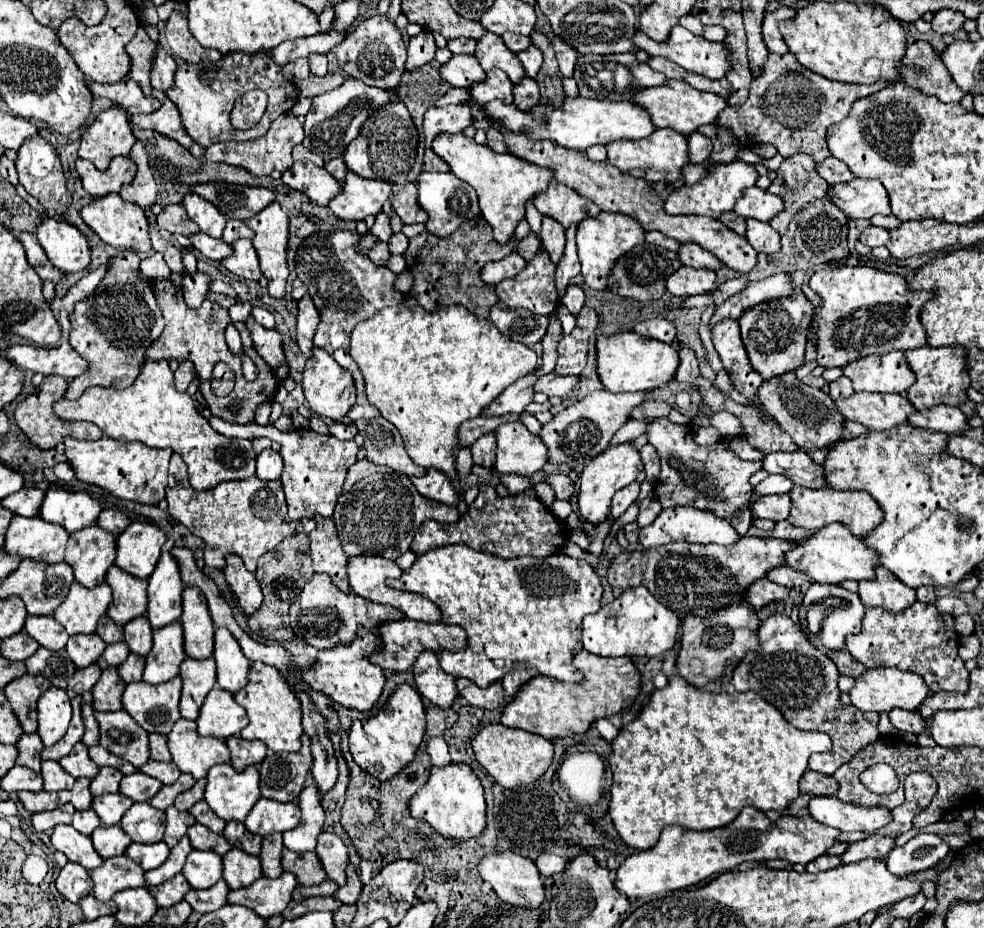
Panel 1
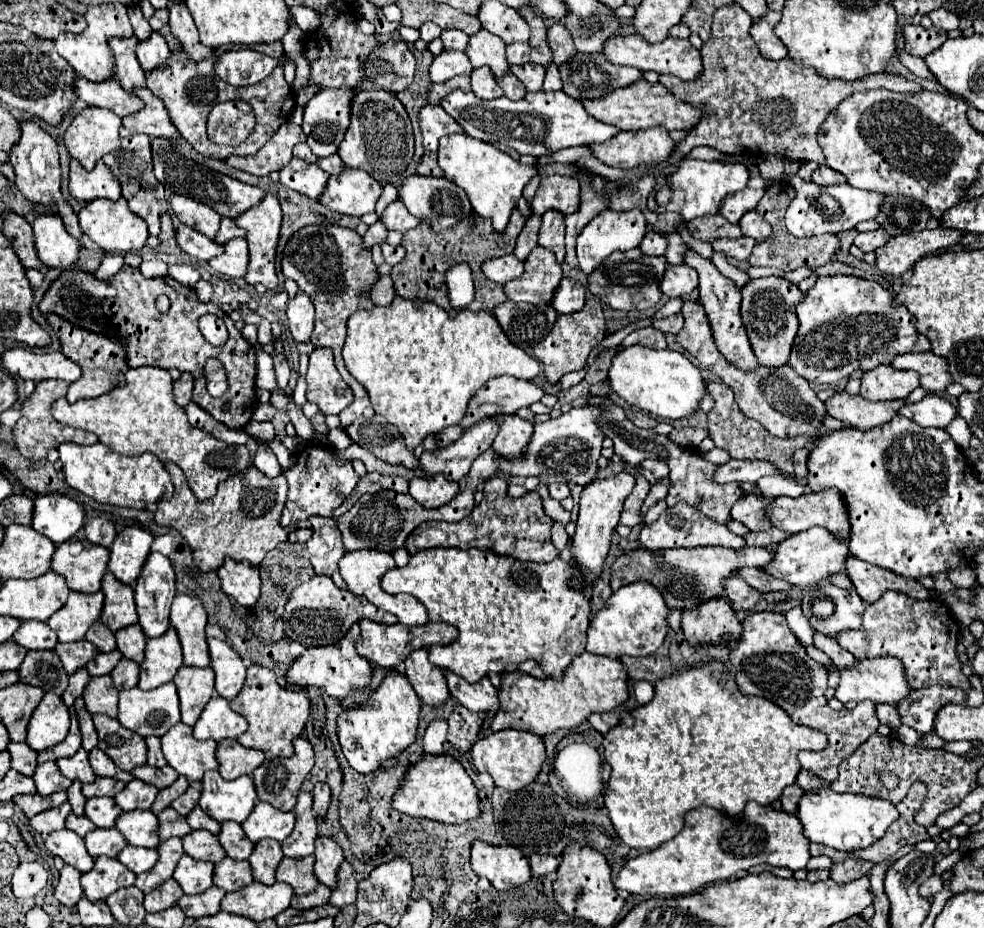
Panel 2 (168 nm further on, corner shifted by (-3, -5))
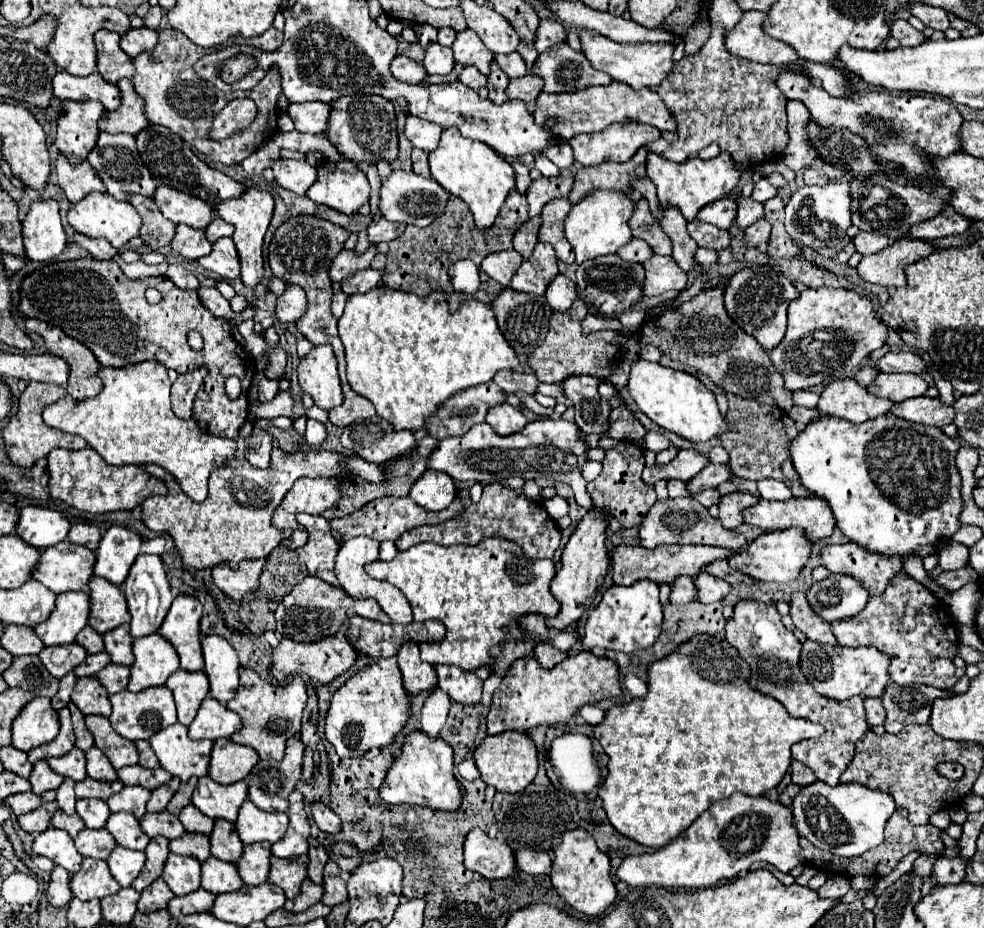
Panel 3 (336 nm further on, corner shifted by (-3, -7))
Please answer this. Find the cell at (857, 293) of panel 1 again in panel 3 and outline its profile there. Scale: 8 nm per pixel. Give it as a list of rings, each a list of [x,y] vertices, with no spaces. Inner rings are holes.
[[[821,286],[801,292],[801,296],[789,304],[787,318],[789,318],[789,326],[785,340],[773,352],[767,354],[773,360],[775,368],[783,374],[789,390],[801,390],[801,388],[807,390],[817,384],[829,384],[833,380],[845,378],[849,372],[857,370],[873,350],[881,348],[887,342],[887,332],[889,332],[889,326],[875,314],[871,298],[845,288]]]

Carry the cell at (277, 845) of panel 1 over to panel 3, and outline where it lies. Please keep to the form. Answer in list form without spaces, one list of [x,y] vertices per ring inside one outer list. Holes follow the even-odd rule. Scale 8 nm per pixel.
[[[251,844],[245,846],[241,860],[237,860],[239,874],[245,884],[259,886],[267,882],[271,868],[271,844]]]

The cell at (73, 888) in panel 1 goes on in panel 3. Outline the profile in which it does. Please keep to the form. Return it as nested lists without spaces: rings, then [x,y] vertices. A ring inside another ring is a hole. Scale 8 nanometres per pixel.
[[[55,866],[55,870],[51,872],[51,880],[49,880],[49,888],[47,888],[47,900],[49,904],[53,904],[55,908],[63,908],[69,904],[69,900],[73,898],[71,892],[71,874],[61,868]]]

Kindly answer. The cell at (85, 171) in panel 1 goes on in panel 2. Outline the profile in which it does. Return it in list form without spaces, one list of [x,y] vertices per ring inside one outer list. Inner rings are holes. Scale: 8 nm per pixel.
[[[71,160],[69,192],[73,198],[81,202],[91,202],[95,198],[107,198],[107,200],[121,198],[121,186],[103,162],[97,162],[95,170],[89,172],[77,160]]]

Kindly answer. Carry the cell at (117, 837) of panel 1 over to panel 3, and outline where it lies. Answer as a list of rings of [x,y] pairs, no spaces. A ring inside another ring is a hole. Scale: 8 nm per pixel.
[[[83,828],[79,832],[79,836],[75,838],[75,846],[77,846],[81,856],[91,856],[91,858],[107,860],[109,854],[117,848],[117,842],[111,836],[111,832],[105,830],[105,828],[103,830]]]

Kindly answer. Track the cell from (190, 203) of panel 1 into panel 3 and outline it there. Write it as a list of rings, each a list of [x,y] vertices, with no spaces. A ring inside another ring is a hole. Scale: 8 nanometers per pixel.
[[[159,186],[153,200],[157,202],[163,216],[173,220],[175,224],[187,224],[197,230],[207,230],[213,220],[211,206],[207,202],[185,192],[177,192],[169,186]]]

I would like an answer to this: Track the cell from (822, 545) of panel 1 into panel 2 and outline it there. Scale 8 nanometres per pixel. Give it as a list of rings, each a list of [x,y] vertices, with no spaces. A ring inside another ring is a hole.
[[[809,528],[805,532],[791,534],[783,542],[779,542],[775,546],[773,554],[775,554],[773,562],[769,562],[769,566],[763,566],[765,572],[769,572],[771,576],[775,576],[779,580],[785,580],[793,586],[809,586],[809,584],[817,586],[823,580],[827,580],[829,574],[843,572],[845,560],[849,556],[849,548],[847,548],[847,544],[837,540],[833,534],[829,534],[829,530]]]

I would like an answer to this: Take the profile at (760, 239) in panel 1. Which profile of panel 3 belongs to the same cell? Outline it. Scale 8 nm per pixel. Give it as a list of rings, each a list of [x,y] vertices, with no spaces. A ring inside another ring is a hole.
[[[739,198],[739,208],[737,208],[737,226],[741,230],[749,228],[757,220],[765,218],[765,208],[761,202],[753,202],[751,198]]]

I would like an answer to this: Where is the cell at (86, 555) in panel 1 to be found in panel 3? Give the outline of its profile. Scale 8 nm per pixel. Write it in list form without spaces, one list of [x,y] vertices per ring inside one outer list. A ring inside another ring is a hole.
[[[69,540],[49,546],[41,552],[41,566],[33,578],[45,584],[51,592],[85,592],[89,594],[89,580],[93,578],[95,554]]]

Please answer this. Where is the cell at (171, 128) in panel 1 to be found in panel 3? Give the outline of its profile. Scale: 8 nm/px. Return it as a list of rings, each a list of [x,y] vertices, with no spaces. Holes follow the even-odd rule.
[[[119,80],[117,86],[121,88],[121,106],[117,108],[117,112],[107,112],[105,120],[101,120],[101,130],[109,134],[127,132],[137,136],[151,124],[145,116],[145,102],[135,92],[131,80]]]

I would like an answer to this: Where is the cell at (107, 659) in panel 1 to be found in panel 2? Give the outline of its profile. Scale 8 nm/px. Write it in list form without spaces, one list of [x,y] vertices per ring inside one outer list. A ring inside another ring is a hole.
[[[111,650],[111,652],[97,652],[97,656],[85,664],[87,672],[91,676],[103,676],[103,674],[109,674],[113,670],[113,666],[121,660],[121,652],[119,650]]]

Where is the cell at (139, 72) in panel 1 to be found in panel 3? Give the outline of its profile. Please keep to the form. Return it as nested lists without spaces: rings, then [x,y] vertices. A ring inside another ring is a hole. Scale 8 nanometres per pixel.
[[[101,30],[95,36],[97,72],[111,84],[117,84],[121,78],[131,80],[135,74],[133,60],[129,56],[125,56],[125,52],[121,52],[119,40],[121,40],[121,36],[117,36],[117,32],[109,32],[109,30]]]

